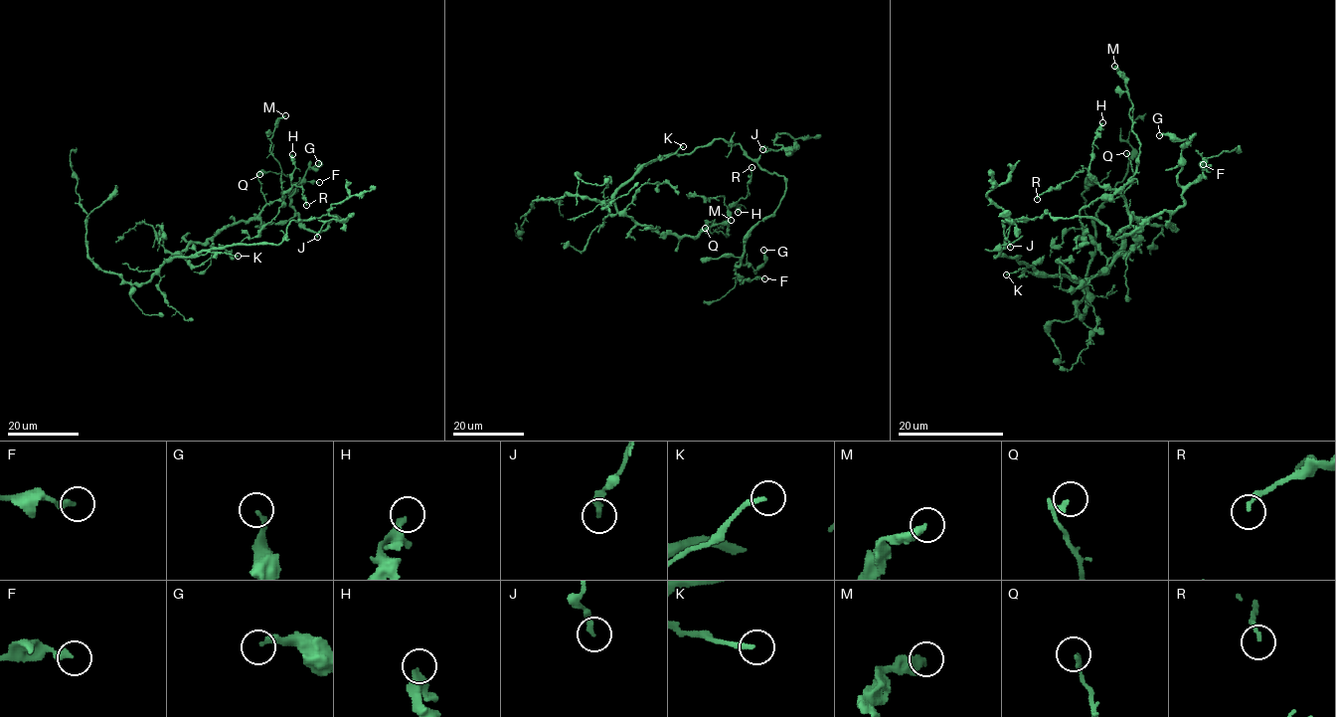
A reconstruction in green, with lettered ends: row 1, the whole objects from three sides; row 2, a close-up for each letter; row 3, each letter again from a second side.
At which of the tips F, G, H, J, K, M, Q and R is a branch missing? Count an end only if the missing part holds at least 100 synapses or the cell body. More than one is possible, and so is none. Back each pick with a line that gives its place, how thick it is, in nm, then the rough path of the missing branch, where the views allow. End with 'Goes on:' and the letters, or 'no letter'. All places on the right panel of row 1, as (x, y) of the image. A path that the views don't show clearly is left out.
K: place (1006, 274); calibre 200 nm
Goes on: K

